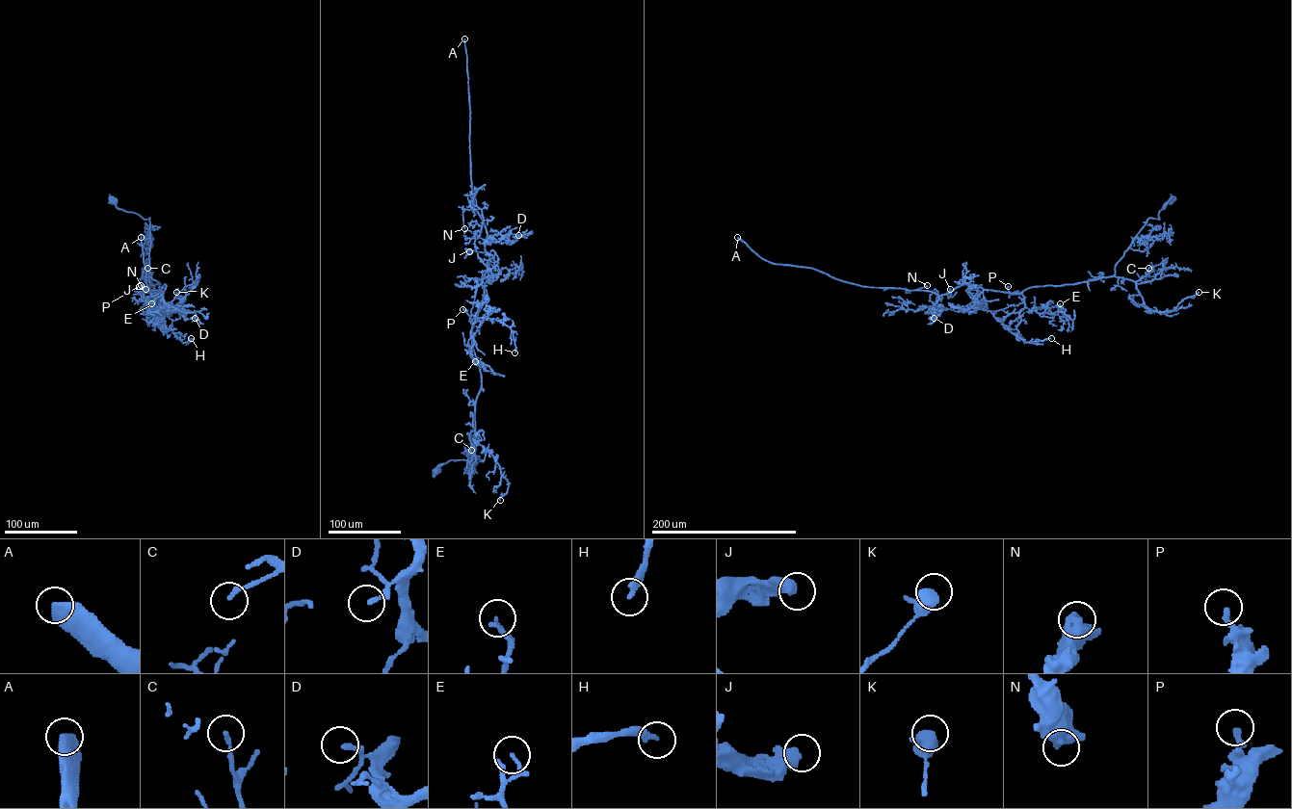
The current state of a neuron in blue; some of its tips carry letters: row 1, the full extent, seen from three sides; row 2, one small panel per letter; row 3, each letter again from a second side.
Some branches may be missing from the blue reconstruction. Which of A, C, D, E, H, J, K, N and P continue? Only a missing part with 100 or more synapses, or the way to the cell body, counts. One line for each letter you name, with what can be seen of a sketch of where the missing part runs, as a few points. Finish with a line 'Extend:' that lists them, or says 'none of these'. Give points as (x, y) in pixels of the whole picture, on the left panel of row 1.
A: Course of what is missing: (141, 237), (141, 216), (158, 196), (175, 182), (207, 173), (218, 164), (208, 121), (223, 96), (222, 84)
Extend: A

